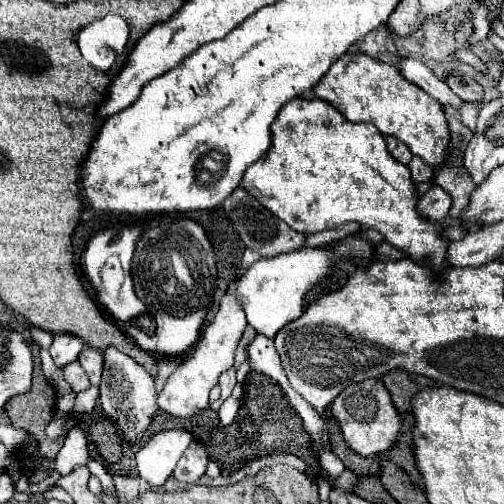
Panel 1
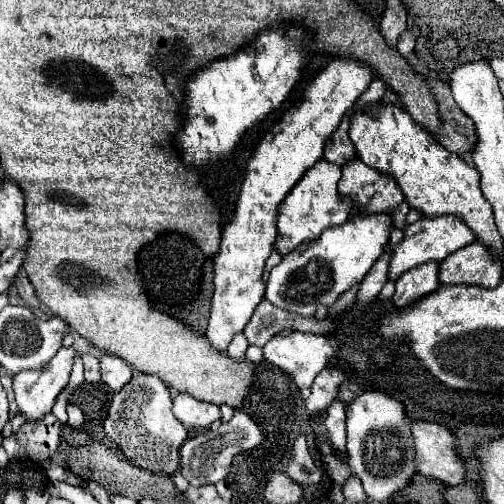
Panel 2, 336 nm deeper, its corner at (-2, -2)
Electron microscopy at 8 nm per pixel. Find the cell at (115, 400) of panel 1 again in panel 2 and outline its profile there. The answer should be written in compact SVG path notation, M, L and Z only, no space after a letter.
M134 375L134 379L126 383L126 387L114 393L108 417L104 421L104 431L116 443L124 439L134 439L132 435L138 435L138 431L132 423L140 423L140 435L168 435L168 439L180 439L180 443L184 443L184 439L188 437L188 429L172 415L170 407L170 391L160 379L152 375Z

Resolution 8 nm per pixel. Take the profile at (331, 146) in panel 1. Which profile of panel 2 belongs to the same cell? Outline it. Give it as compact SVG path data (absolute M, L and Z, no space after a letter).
M320 159L314 163L314 167L310 167L308 173L304 173L304 177L300 177L300 181L294 185L294 189L290 191L290 195L282 201L280 207L280 217L276 221L278 225L278 233L282 235L276 243L274 249L280 255L290 253L294 247L298 247L302 241L308 239L316 239L324 229L328 227L336 227L342 225L348 219L348 211L352 211L354 199L344 197L338 191L338 181L340 181L342 169L336 163L330 163L326 159Z

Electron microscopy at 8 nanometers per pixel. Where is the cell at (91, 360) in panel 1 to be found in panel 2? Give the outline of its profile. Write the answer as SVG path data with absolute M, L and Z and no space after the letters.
M104 355L100 359L100 375L112 391L120 391L120 387L124 387L132 379L132 367L120 357Z

